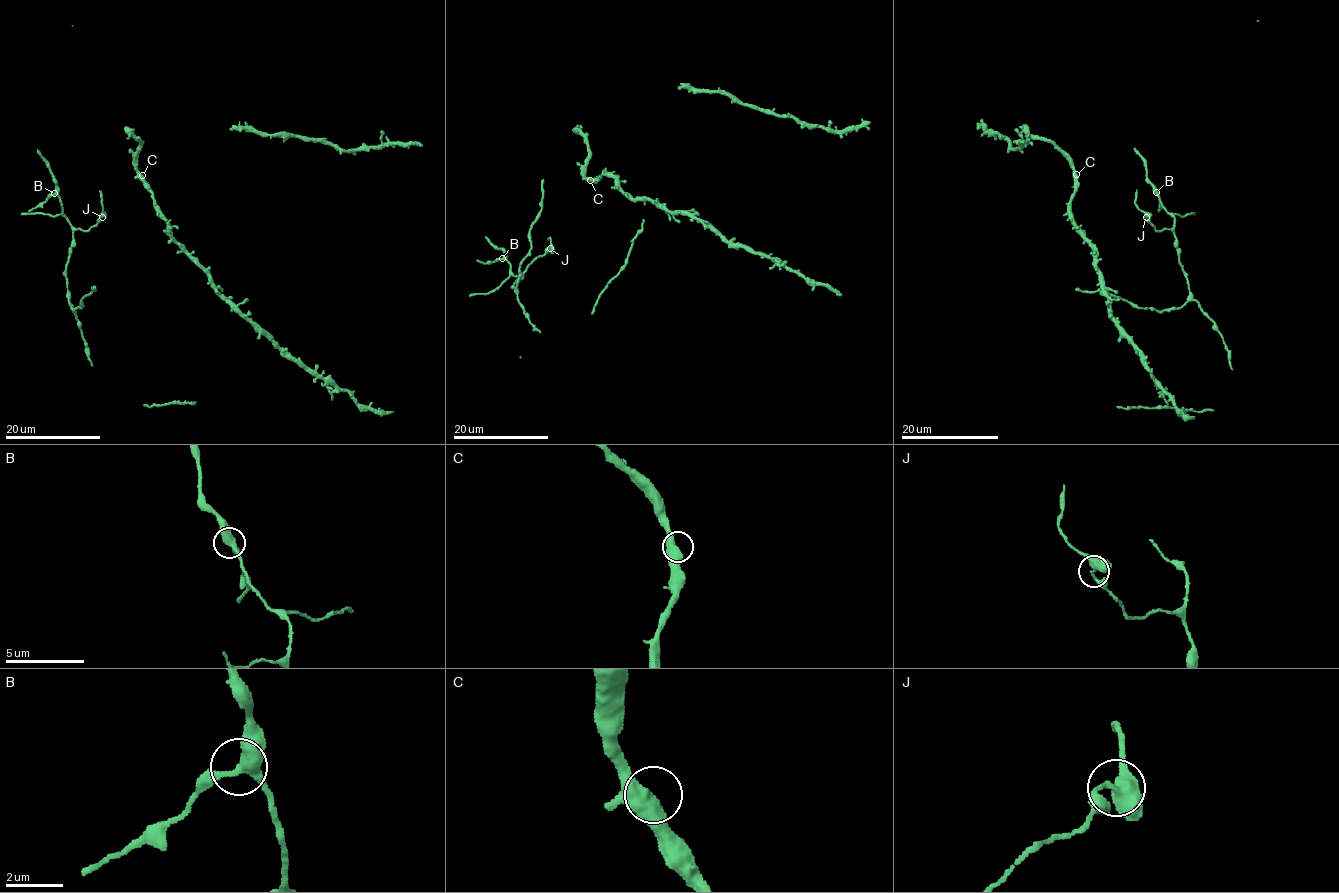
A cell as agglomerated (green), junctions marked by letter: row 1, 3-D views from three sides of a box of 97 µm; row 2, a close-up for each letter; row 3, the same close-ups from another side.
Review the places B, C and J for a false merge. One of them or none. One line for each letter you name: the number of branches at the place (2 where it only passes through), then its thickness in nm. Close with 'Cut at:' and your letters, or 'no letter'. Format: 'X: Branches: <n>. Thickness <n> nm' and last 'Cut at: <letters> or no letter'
Cut at: no letter

